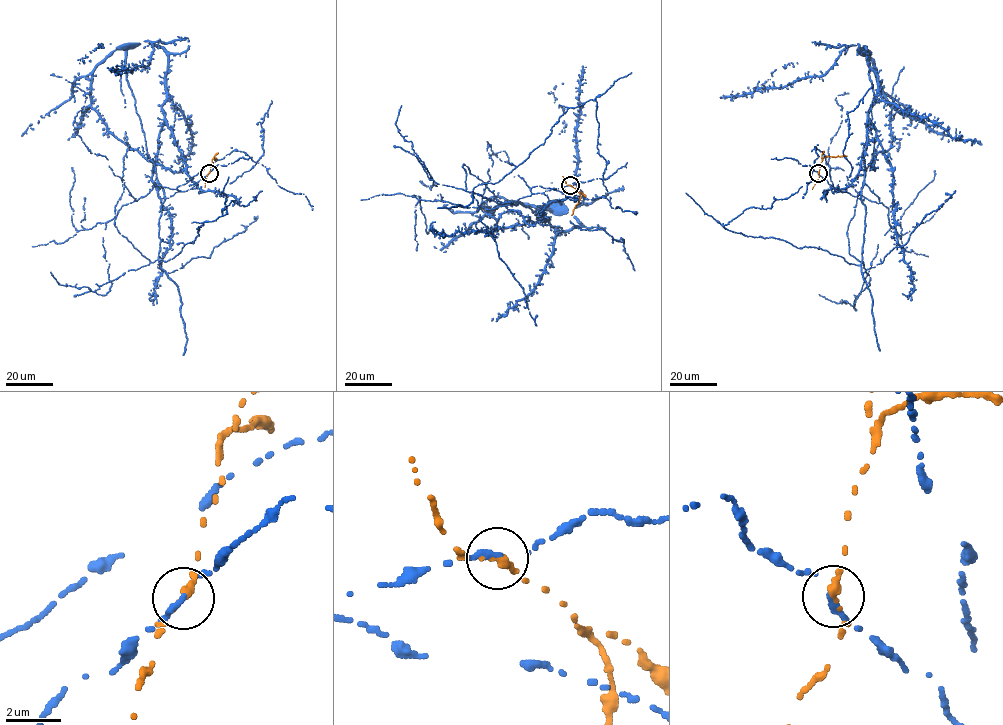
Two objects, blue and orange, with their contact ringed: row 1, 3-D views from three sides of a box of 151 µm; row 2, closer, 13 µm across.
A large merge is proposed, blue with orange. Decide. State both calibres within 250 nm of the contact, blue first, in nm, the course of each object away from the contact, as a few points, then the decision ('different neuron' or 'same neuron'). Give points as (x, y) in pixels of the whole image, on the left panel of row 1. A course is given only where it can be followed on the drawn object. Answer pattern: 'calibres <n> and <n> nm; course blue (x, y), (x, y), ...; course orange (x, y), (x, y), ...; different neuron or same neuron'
calibres 240 and 320 nm; course blue (208, 173), (165, 198), (125, 51), (115, 49), (93, 72), (90, 107), (148, 161), (183, 166); course orange (209, 173), (212, 160), (216, 158), (215, 160); different neuron

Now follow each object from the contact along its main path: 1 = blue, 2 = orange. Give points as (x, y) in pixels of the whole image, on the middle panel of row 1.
1: (570, 185), (510, 201), (534, 212), (550, 210), (513, 201), (488, 208), (497, 219), (519, 211), (534, 226)
2: (570, 185), (579, 193), (580, 199), (571, 215)

